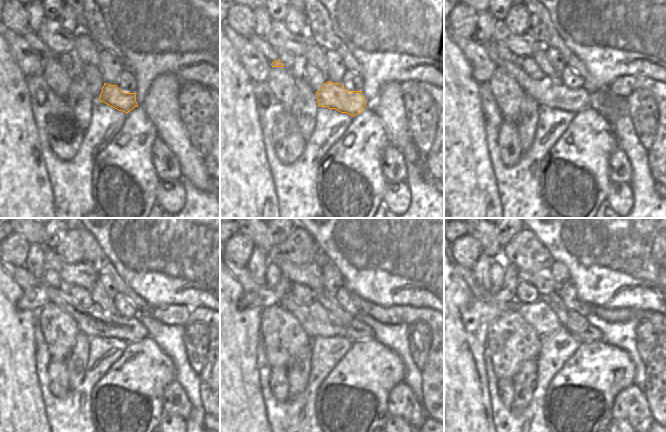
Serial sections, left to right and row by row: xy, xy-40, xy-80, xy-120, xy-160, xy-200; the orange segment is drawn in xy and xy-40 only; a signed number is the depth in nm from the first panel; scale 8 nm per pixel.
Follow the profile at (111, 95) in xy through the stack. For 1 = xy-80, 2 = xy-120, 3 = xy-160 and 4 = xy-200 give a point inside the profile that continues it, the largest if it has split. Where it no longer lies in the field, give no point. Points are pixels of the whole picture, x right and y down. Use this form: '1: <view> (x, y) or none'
1: xy-80 (547, 93)
2: xy-120 (92, 321)
3: xy-160 (315, 320)
4: xy-200 (538, 315)

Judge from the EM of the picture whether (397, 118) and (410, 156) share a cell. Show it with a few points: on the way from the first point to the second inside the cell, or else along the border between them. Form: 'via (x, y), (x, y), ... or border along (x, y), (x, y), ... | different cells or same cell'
via (397, 127), (398, 135), (407, 147) | same cell

